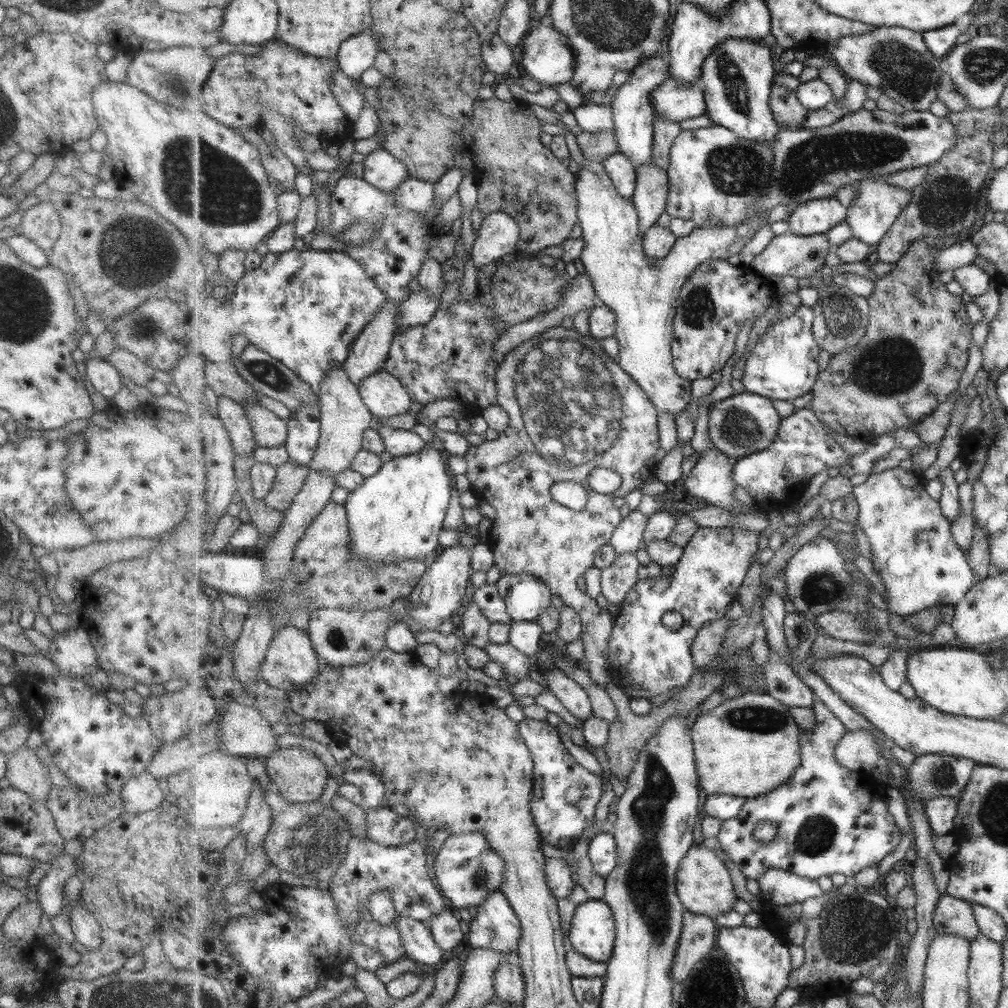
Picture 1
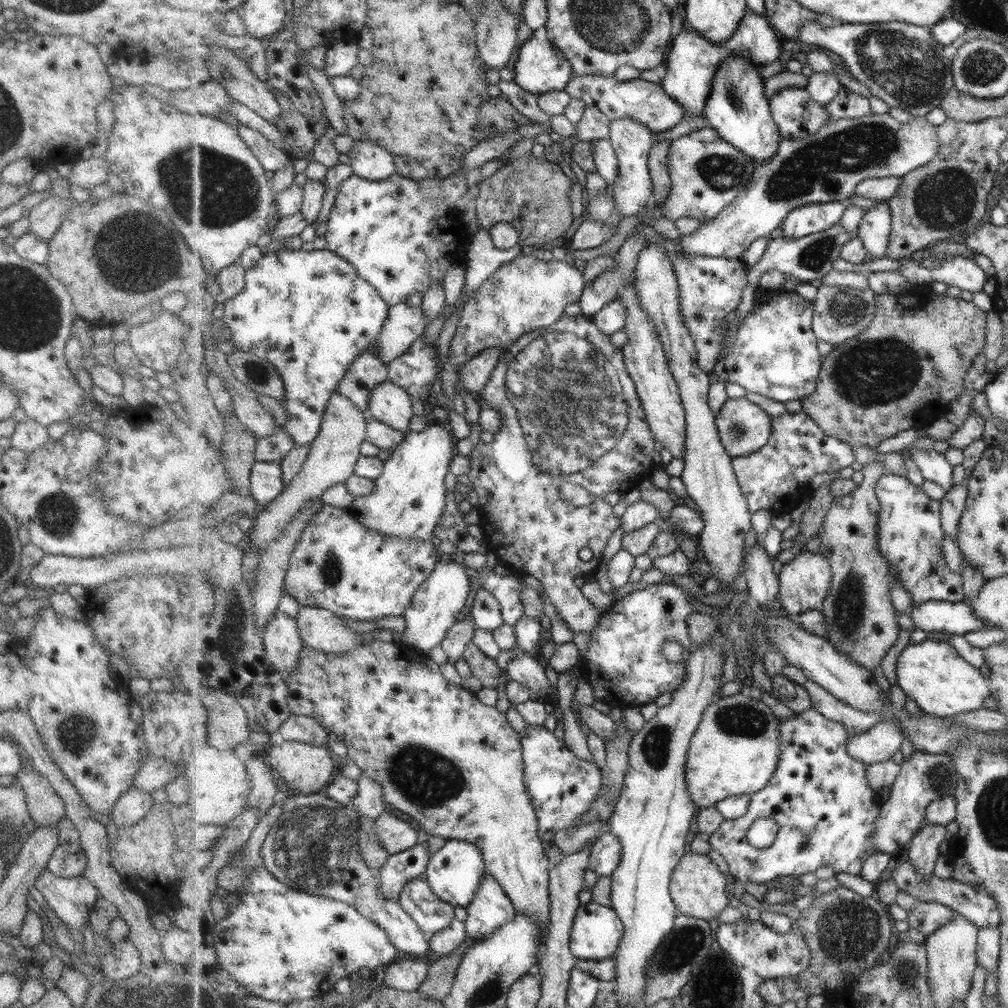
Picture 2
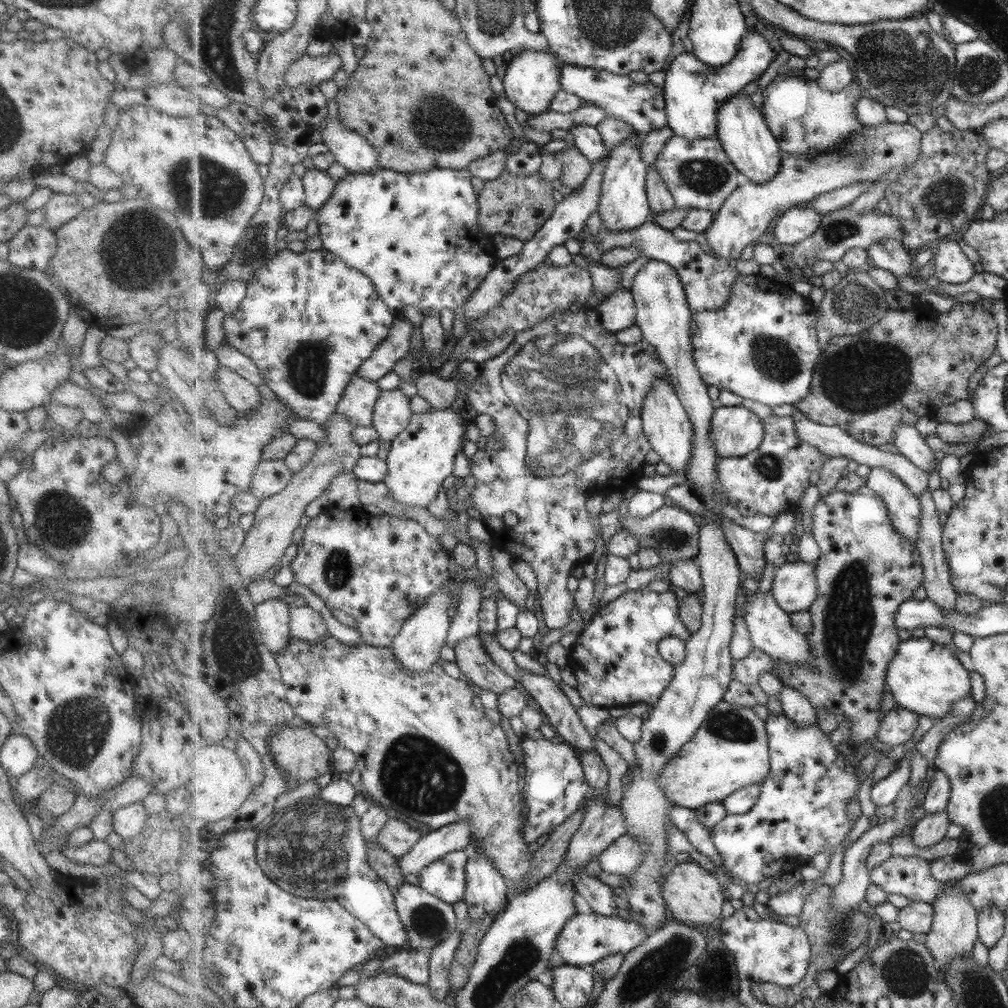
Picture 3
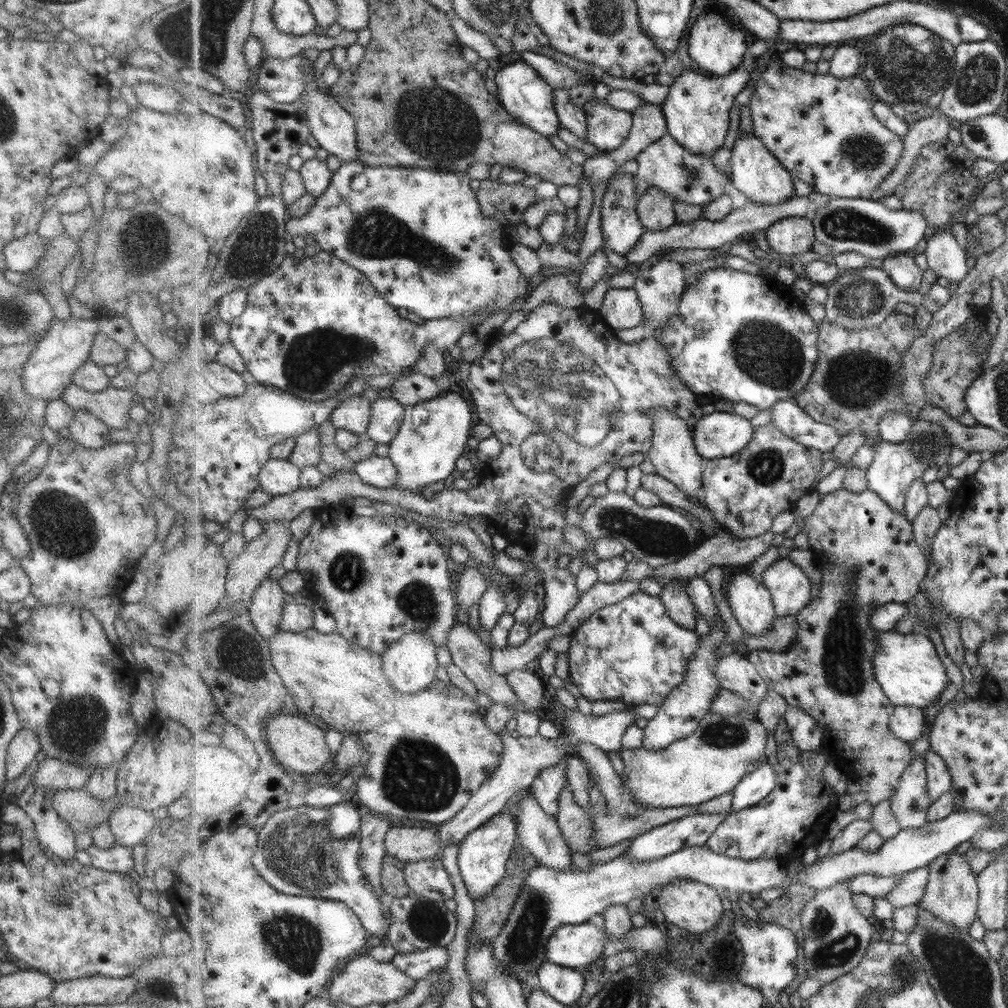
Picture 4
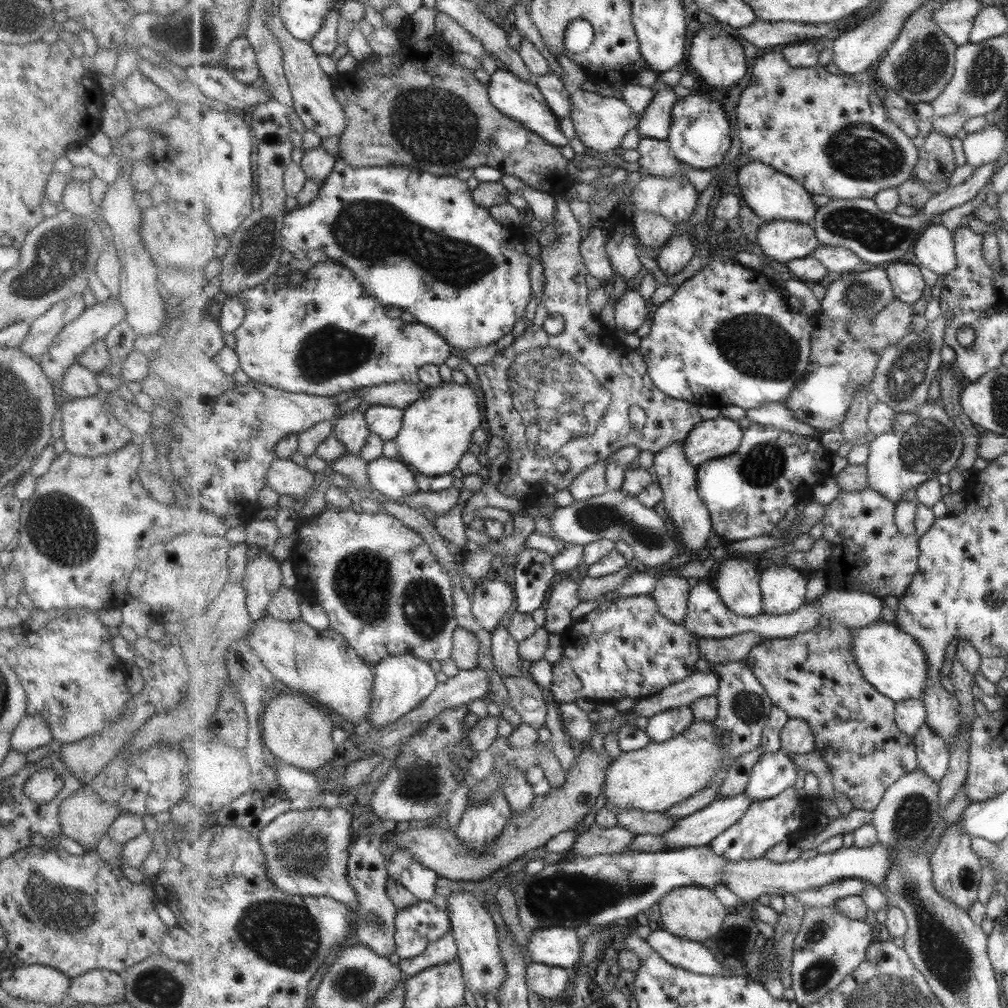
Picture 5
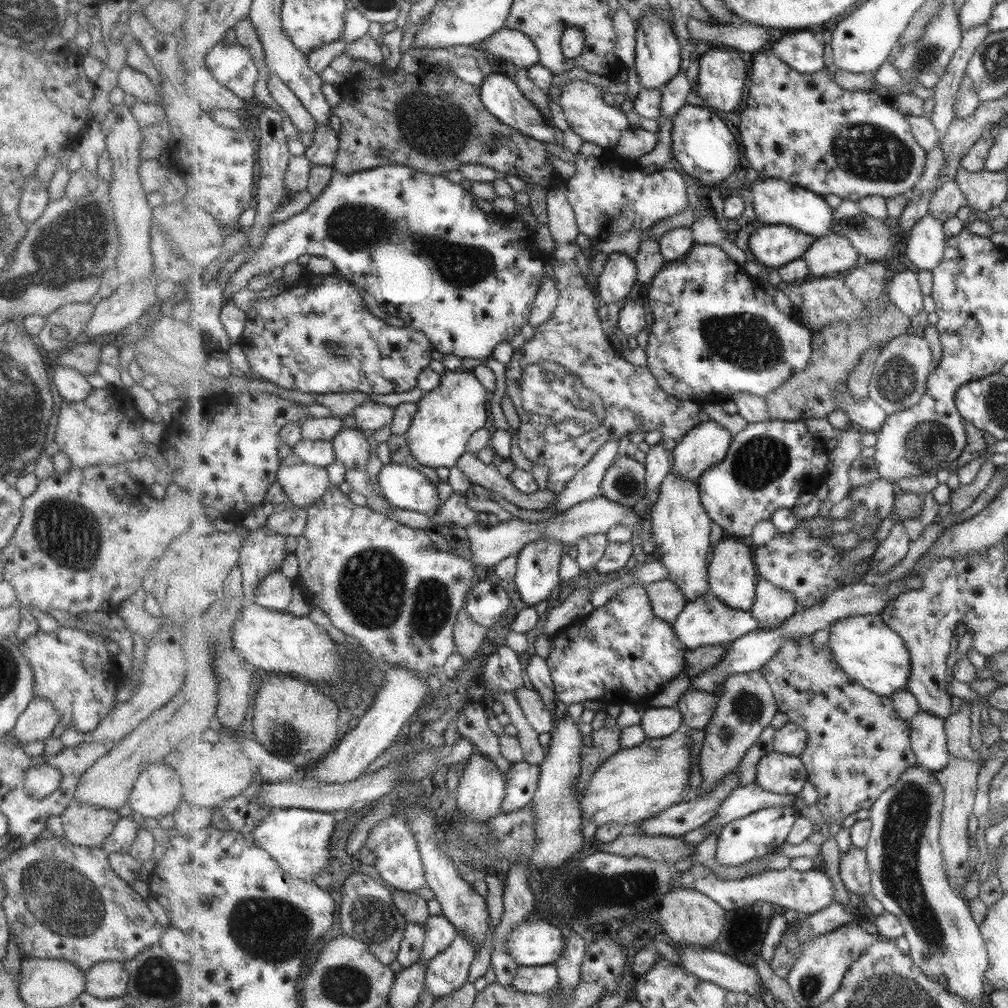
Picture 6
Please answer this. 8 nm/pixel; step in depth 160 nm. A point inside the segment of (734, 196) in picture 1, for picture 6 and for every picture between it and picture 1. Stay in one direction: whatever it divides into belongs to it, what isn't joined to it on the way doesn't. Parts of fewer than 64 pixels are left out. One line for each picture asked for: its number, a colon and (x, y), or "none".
2: (707, 172)
3: (699, 174)
4: (693, 179)
5: (656, 158)
6: (635, 143)

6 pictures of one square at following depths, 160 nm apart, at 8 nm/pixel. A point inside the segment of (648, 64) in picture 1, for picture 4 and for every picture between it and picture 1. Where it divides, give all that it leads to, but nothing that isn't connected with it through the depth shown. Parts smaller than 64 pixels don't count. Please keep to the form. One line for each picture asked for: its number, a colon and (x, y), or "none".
2: (633, 190)
3: (624, 206)
4: (622, 230)

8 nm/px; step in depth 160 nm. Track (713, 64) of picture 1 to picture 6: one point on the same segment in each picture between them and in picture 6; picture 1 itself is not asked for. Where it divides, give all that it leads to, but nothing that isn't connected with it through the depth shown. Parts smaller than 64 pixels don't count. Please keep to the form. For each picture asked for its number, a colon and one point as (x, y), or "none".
2: (737, 109)
3: (751, 146)
4: (755, 171)
5: (774, 196)
6: (776, 202)

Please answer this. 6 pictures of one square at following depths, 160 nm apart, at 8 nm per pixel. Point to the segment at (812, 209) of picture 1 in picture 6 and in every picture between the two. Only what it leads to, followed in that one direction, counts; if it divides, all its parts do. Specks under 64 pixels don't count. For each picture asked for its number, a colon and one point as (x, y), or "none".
2: (809, 219)
3: (797, 224)
4: (794, 235)
5: (783, 241)
6: (774, 246)

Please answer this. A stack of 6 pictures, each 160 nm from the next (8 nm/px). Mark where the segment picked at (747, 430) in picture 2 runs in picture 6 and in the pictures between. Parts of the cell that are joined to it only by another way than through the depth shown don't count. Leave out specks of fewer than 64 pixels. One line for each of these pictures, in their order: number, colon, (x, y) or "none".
3: (736, 430)
4: (720, 434)
5: (716, 438)
6: (708, 444)

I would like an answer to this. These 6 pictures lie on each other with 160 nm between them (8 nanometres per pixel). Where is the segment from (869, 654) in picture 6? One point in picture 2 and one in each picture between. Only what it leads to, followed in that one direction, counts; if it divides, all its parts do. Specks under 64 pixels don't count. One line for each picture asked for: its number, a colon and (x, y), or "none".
2: (942, 684)
3: (926, 678)
4: (907, 666)
5: (891, 660)

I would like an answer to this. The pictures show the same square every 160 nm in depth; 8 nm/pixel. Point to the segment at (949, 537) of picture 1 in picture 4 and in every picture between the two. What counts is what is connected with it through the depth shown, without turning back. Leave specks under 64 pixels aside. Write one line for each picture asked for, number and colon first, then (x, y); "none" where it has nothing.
2: (911, 532)
3: (905, 510)
4: (896, 466)

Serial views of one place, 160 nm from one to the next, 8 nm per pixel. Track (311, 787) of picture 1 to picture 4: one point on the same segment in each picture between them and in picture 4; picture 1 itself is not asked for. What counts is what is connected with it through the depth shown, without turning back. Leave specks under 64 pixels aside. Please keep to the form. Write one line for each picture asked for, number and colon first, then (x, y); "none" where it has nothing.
2: (304, 768)
3: (297, 750)
4: (299, 745)

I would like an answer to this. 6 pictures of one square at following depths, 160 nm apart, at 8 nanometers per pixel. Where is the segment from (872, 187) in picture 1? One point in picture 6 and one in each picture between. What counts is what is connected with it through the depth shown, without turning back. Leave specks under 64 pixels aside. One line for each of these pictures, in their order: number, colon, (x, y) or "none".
2: (875, 232)
3: (893, 256)
4: (903, 269)
5: (907, 280)
6: (905, 291)

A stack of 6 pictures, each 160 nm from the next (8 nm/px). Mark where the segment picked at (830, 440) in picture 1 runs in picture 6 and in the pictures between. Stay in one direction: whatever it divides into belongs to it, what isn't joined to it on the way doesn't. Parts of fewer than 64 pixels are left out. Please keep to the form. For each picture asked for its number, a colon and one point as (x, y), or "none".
2: (776, 478)
3: (771, 480)
4: (746, 492)
5: (748, 492)
6: (770, 464)

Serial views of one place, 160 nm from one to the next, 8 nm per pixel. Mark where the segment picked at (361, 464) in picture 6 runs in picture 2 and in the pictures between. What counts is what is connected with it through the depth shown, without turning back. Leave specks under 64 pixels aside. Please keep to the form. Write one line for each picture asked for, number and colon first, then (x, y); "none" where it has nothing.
2: (368, 372)
3: (358, 404)
4: (354, 414)
5: (352, 430)

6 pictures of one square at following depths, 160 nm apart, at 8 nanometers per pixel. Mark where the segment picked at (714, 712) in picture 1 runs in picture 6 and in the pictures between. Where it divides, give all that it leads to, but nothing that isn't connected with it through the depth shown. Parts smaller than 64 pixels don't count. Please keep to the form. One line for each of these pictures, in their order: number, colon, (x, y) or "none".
2: (736, 751)
3: (731, 750)
4: (724, 749)
5: (657, 777)
6: (639, 783)

